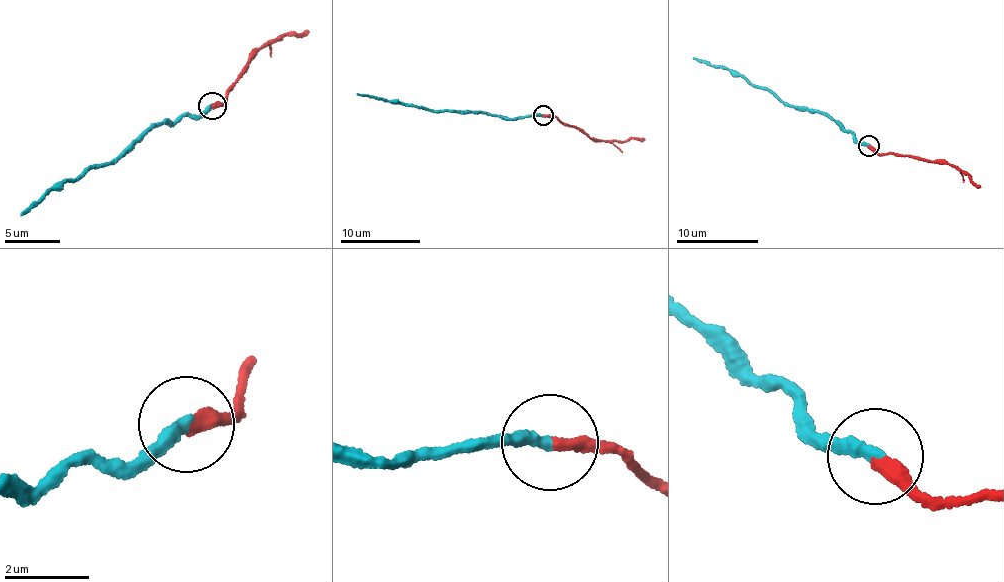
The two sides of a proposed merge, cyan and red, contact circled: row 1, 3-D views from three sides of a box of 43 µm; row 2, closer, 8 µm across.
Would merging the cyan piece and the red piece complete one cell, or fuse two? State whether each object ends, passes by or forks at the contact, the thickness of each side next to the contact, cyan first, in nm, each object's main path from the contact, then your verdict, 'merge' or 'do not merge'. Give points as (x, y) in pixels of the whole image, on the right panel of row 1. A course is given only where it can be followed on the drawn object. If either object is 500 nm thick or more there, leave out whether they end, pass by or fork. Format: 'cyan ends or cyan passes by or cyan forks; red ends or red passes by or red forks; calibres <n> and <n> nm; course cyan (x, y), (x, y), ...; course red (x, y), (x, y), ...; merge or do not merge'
cyan ends; red ends; calibres 320 and 320 nm; course cyan (869, 145), (857, 142), (826, 113), (789, 104), (742, 75), (692, 58); course red (869, 145), (879, 153), (944, 163), (966, 173), (980, 187); do not merge

